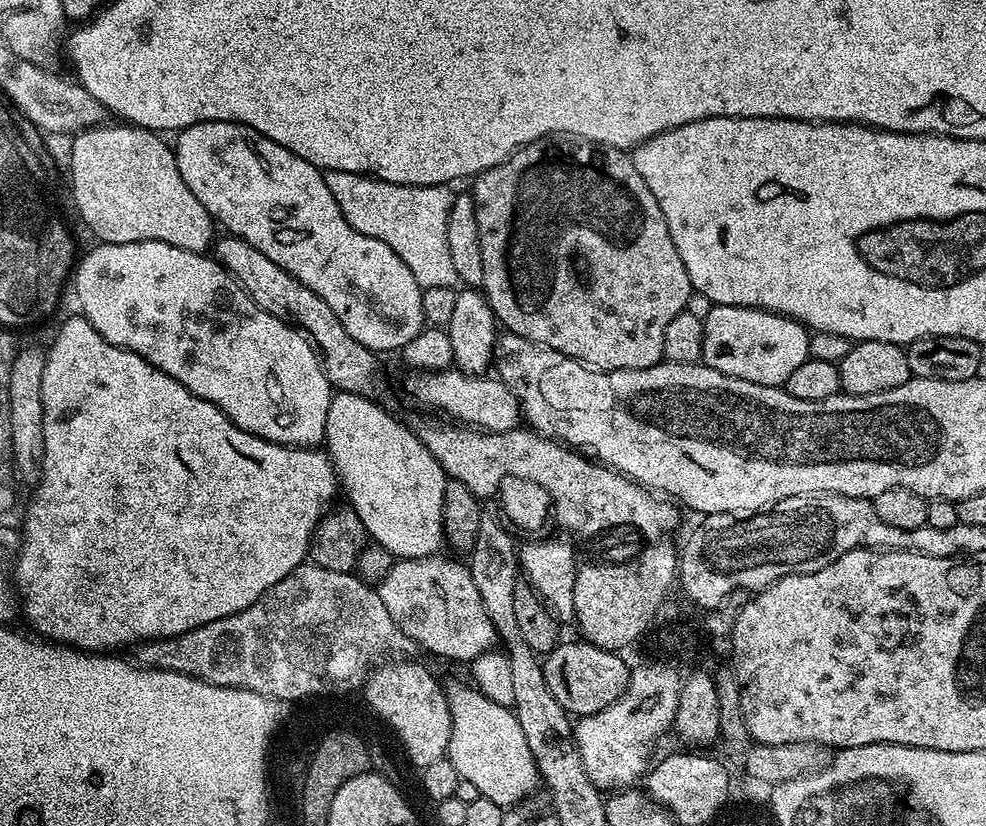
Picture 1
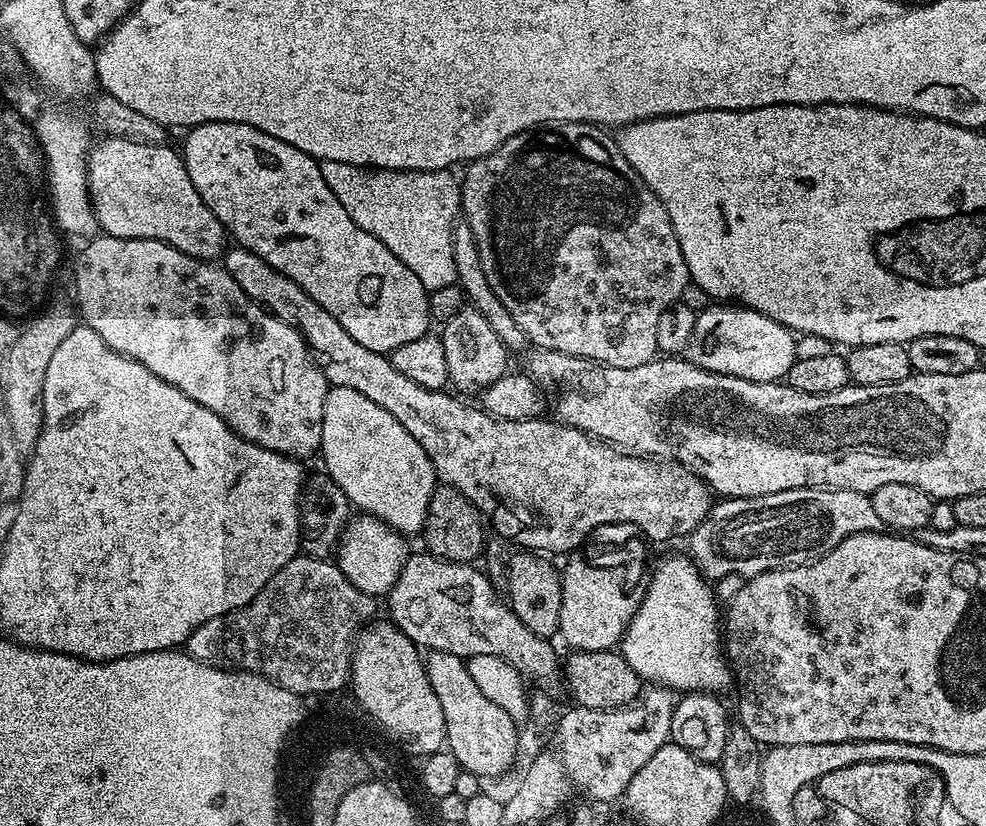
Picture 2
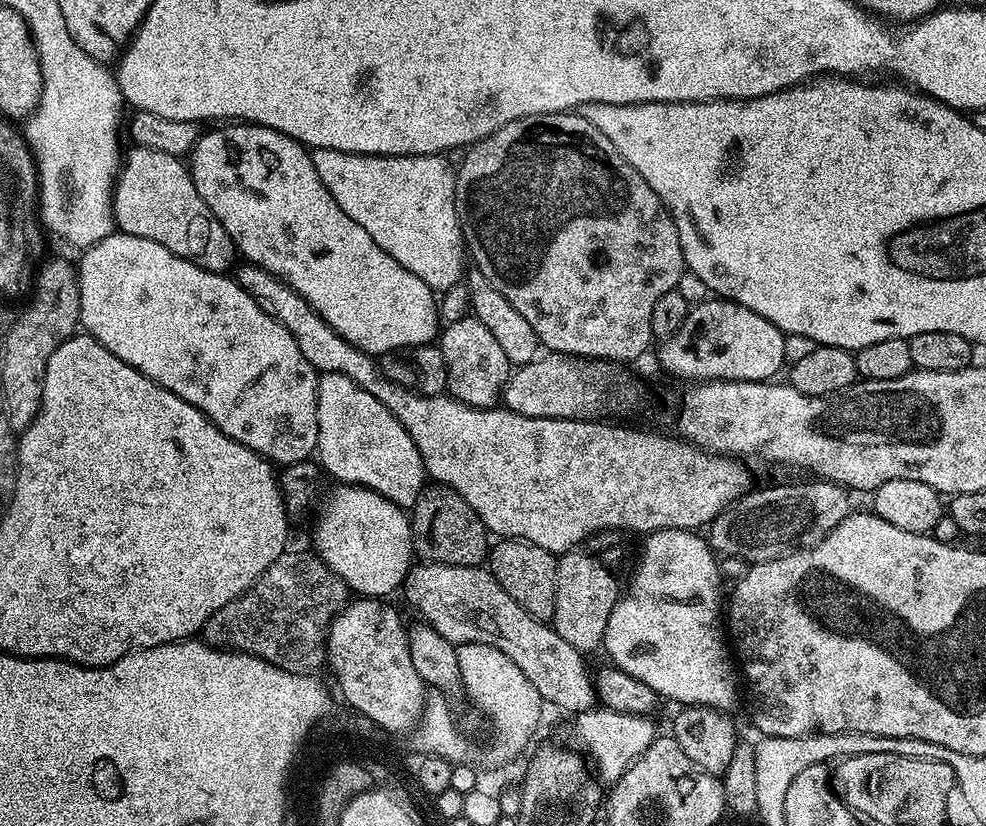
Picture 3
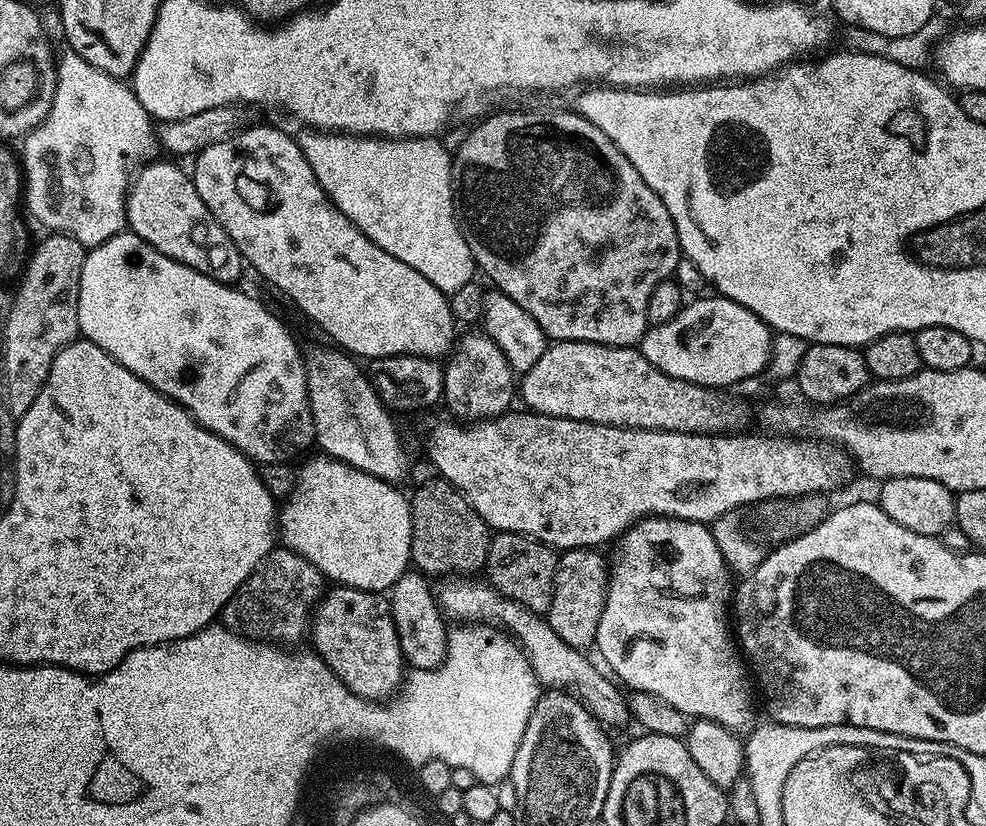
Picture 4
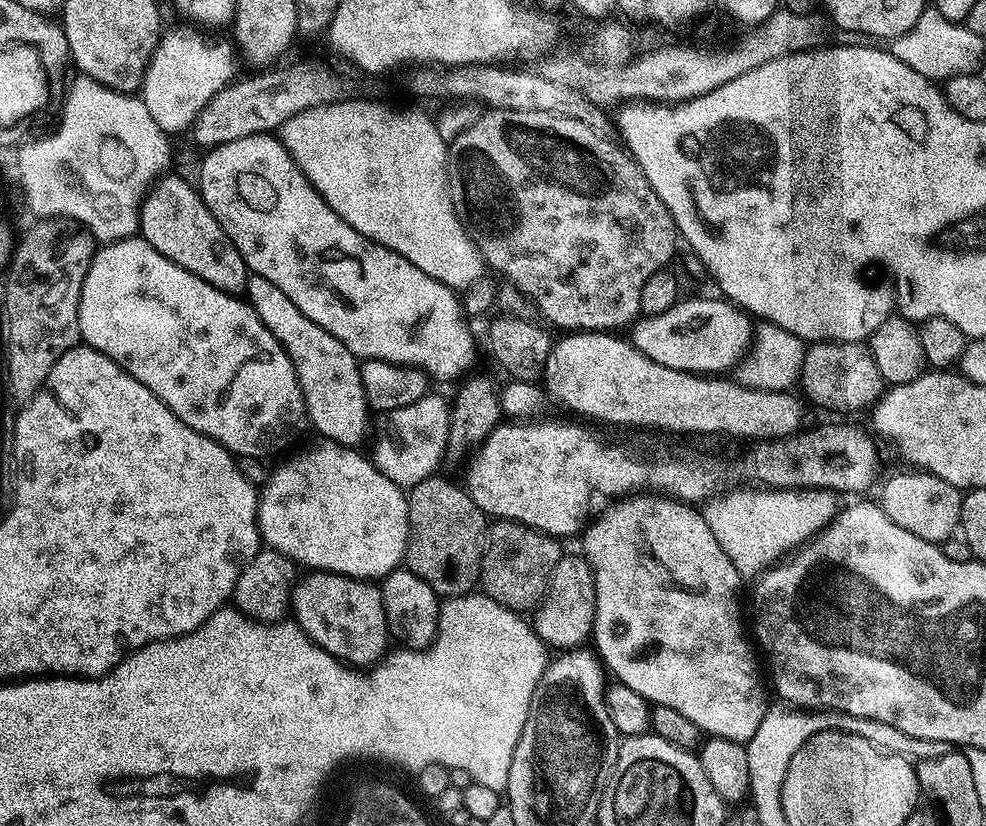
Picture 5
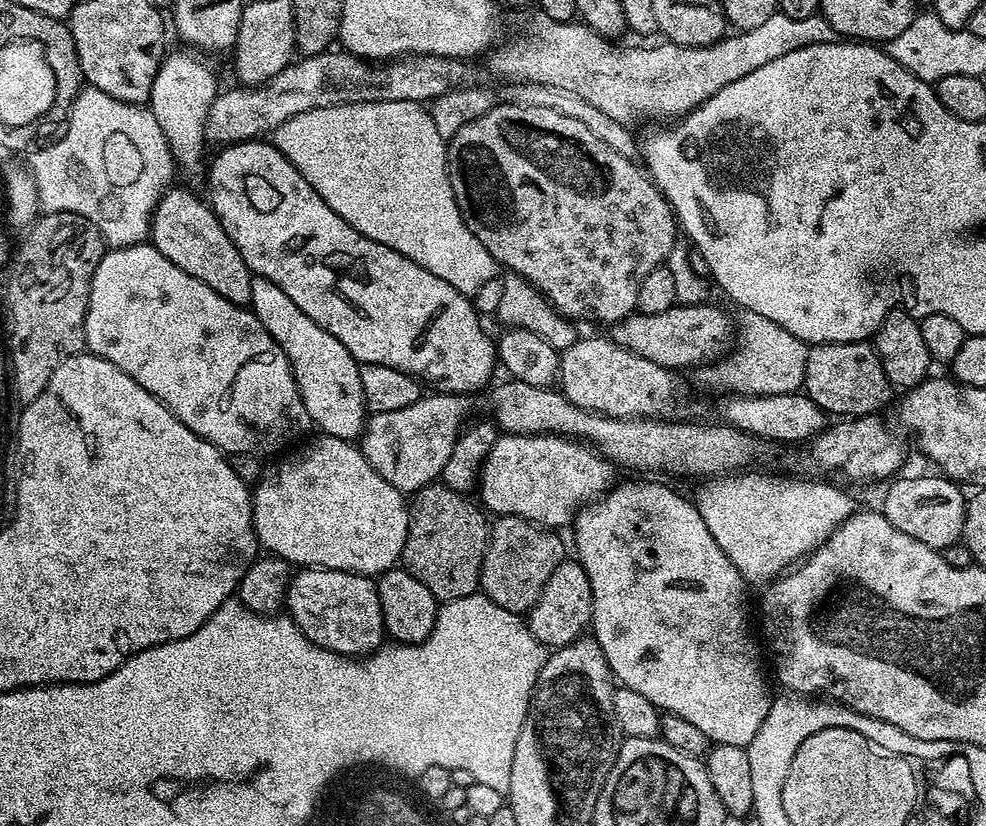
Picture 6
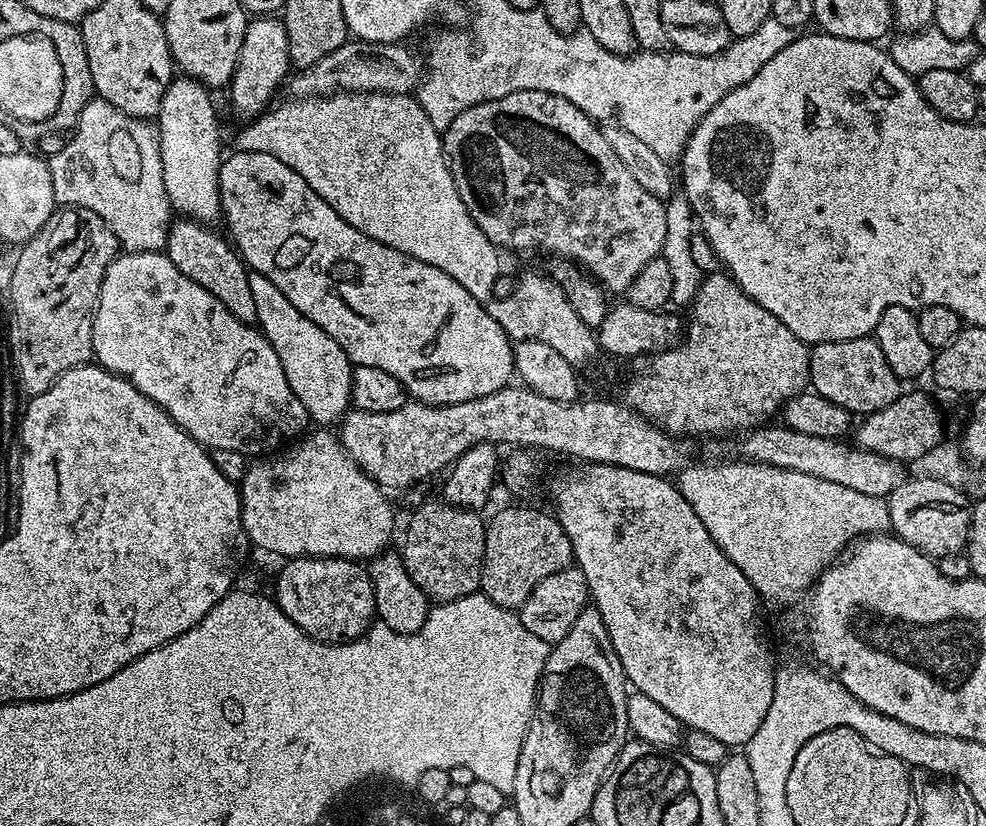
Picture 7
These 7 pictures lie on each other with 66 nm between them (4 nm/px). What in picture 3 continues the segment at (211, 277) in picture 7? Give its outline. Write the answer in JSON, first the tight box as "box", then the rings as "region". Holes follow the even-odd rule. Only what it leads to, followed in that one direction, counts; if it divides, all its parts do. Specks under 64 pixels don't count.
{"box":[112,146,237,273],"region":[[[135,146],[129,149],[123,157],[112,194],[115,227],[131,236],[150,238],[206,270],[227,273],[237,263],[236,247],[222,222],[214,218],[210,206],[202,202],[189,165],[181,157],[162,154],[162,150]]]}

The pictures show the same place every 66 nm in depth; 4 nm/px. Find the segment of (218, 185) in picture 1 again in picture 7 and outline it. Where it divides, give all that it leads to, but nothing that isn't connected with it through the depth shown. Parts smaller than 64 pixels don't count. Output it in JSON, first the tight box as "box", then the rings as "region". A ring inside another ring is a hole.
{"box":[220,151,514,404],"region":[[[233,151],[231,155],[225,155],[220,165],[220,211],[223,223],[228,223],[231,243],[245,265],[266,274],[299,312],[342,346],[353,365],[386,370],[402,382],[417,404],[457,404],[509,387],[508,379],[514,376],[513,341],[462,282],[450,278],[438,266],[430,266],[430,262],[418,262],[418,258],[354,230],[334,206],[310,190],[302,174],[274,154]]]}

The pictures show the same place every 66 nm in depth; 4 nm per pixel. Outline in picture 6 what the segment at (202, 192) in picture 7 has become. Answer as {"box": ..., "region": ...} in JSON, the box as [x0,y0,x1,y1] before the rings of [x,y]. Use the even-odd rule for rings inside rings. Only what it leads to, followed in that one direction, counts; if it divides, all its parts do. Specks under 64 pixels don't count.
{"box":[150,50,218,172],"region":[[[188,50],[183,51],[169,51],[160,63],[160,69],[154,78],[150,107],[154,118],[158,118],[158,126],[162,126],[166,134],[173,161],[179,167],[181,164],[188,172],[196,172],[200,168],[200,163],[201,168],[205,163],[204,119],[214,102],[218,85],[215,74],[199,60],[201,59],[199,55]]]}

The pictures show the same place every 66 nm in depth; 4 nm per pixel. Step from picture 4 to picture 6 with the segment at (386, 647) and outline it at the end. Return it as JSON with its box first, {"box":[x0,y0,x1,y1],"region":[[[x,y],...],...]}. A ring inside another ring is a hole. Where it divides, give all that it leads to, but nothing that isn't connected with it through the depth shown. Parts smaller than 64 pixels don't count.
{"box":[286,570,386,654],"region":[[[300,570],[288,581],[286,612],[314,643],[326,650],[341,654],[371,654],[386,640],[382,602],[376,597],[376,580],[362,578],[356,572],[333,572],[331,570]]]}

